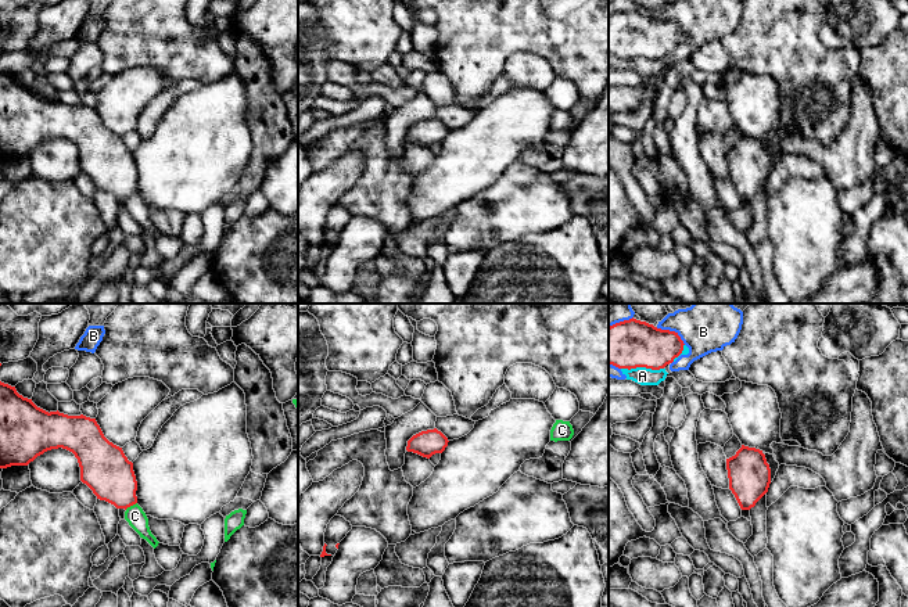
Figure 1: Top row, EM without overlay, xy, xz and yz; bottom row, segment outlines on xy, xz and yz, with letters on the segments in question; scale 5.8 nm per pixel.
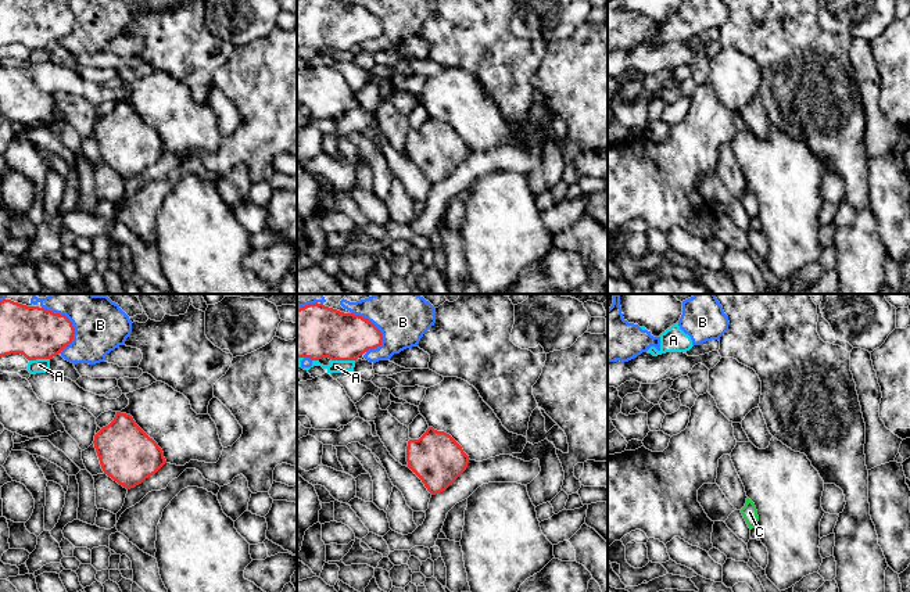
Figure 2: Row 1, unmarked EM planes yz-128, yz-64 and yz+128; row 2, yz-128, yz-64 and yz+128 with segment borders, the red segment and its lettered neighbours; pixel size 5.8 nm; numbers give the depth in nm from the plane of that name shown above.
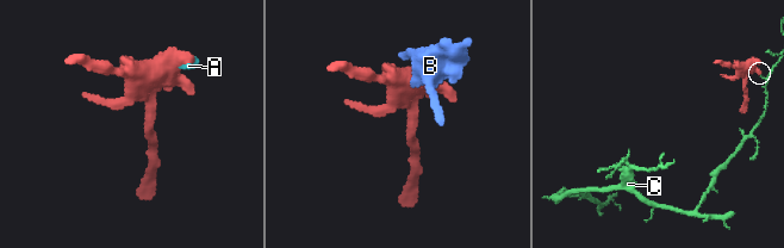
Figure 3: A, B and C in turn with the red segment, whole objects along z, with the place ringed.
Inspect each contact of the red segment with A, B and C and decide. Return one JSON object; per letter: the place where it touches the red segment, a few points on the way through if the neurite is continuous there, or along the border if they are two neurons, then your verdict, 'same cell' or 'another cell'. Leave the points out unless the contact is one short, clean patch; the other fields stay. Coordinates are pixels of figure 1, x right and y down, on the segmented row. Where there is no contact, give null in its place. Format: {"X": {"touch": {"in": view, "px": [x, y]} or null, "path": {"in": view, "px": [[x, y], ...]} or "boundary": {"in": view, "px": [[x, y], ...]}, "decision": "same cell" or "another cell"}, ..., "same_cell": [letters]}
{"A": {"touch": {"in": "yz", "px": [642, 366]}, "decision": "another cell"}, "B": {"touch": {"in": "yz", "px": [671, 331]}, "decision": "another cell"}, "C": {"touch": {"in": "xy", "px": [131, 505]}, "boundary": {"in": "xy", "px": [[136, 502], [125, 509]]}, "decision": "another cell"}, "same_cell": []}

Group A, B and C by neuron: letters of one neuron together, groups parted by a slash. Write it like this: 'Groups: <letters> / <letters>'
Groups: A B / C

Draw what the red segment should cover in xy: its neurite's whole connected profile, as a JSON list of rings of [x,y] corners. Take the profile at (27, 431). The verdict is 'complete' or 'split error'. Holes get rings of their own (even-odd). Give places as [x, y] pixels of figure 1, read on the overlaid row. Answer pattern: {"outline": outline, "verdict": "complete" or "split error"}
{"outline": [[[0,381],[0,468],[28,466],[44,452],[58,448],[75,455],[80,467],[80,481],[97,499],[125,510],[137,503],[133,463],[128,460],[122,448],[104,437],[96,419],[83,414],[68,416],[58,410],[49,413],[37,407],[32,399],[19,395],[15,387]]], "verdict": "complete"}

